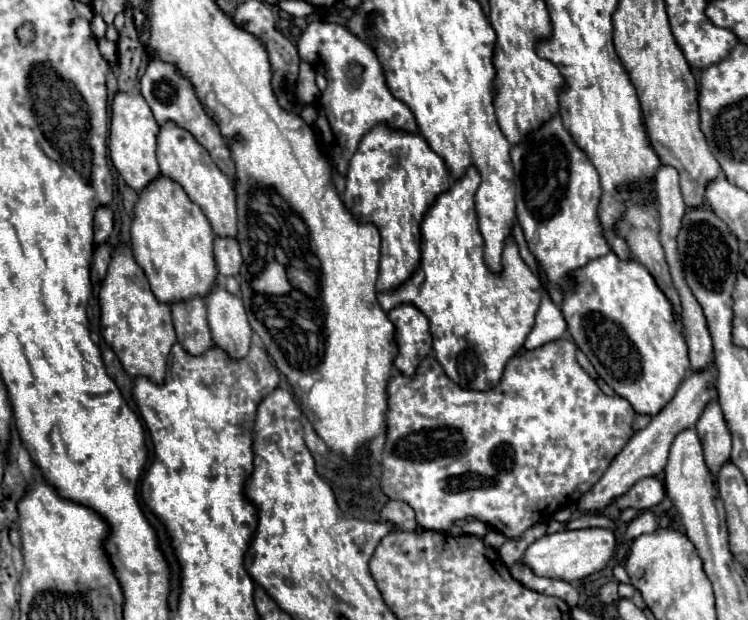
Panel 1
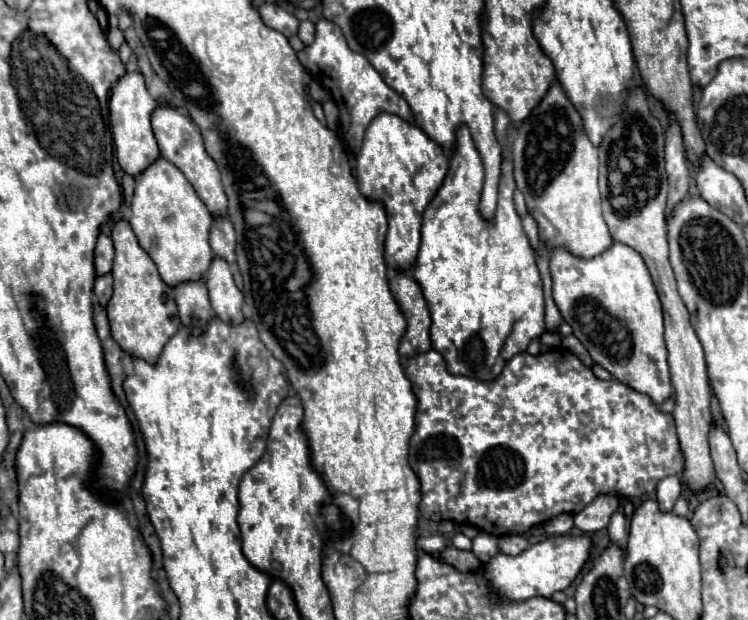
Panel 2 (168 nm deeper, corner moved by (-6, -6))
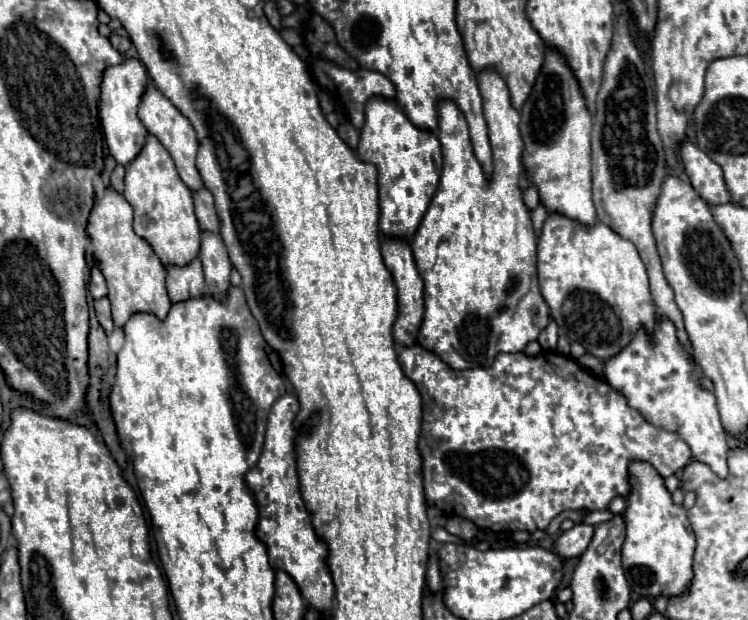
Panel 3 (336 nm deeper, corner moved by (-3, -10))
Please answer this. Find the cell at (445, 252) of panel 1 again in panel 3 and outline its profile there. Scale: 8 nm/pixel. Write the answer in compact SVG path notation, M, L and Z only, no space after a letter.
M485 70L481 74L477 74L477 80L479 80L479 90L481 90L481 96L483 96L483 110L485 110L485 120L489 131L489 141L491 147L493 147L493 164L495 164L495 170L492 172L491 184L487 182L485 174L483 174L483 168L479 166L475 154L473 154L473 148L471 148L471 140L469 140L469 128L467 128L467 122L463 118L463 114L459 112L459 108L453 104L453 102L441 102L439 104L439 132L437 132L437 138L441 142L441 148L443 148L443 172L441 172L441 182L439 182L439 188L421 220L421 226L419 230L415 232L413 240L411 240L411 248L413 248L413 256L415 264L423 282L425 282L425 316L423 316L423 324L421 324L421 332L417 336L417 344L421 344L423 348L431 350L433 354L437 354L443 362L447 362L453 370L469 370L469 368L479 368L479 366L489 366L497 352L523 352L523 348L537 340L539 332L541 332L541 324L539 320L549 320L549 308L547 304L543 302L543 296L539 294L539 282L537 279L536 269L536 251L537 251L537 238L535 238L535 232L533 232L533 226L531 226L531 216L529 216L529 210L525 208L523 204L523 198L521 198L521 190L517 186L519 182L519 174L521 174L521 150L523 150L523 140L521 140L521 134L519 134L519 112L511 106L511 100L509 100L509 90L505 86L505 82L499 78L497 72L493 70Z

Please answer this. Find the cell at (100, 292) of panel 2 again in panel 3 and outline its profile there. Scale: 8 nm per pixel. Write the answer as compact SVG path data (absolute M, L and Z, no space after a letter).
M107 296L95 300L95 314L97 314L97 320L99 320L99 324L103 326L103 330L105 330L107 334L111 334L111 330L113 330L113 320L111 320L111 310L109 310L109 298L107 298Z

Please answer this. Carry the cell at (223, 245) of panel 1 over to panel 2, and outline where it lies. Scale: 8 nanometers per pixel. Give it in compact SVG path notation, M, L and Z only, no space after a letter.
M214 216L212 228L210 228L210 246L214 254L218 254L220 258L226 258L228 262L236 260L236 254L234 254L236 236L228 216Z

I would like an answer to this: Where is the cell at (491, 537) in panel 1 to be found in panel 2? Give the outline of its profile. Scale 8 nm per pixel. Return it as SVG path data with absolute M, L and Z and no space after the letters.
M480 531L473 539L472 552L480 558L480 562L488 562L494 554L498 554L498 538Z

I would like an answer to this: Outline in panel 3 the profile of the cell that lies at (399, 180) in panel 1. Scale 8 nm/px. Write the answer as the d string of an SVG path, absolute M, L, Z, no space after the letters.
M371 98L365 106L365 126L361 130L357 156L361 162L373 164L379 172L379 228L383 236L411 240L419 228L419 218L423 218L439 186L443 154L437 136L413 126L395 100Z

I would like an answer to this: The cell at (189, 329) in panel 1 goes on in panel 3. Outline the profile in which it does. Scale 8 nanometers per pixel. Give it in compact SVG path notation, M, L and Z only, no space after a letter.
M199 260L179 268L167 268L167 292L171 302L185 302L187 298L203 298L205 294L205 280L203 268Z

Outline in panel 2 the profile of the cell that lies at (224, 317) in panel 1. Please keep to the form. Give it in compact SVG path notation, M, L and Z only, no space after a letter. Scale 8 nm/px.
M214 256L208 272L206 272L206 286L212 302L212 310L224 322L242 322L242 292L236 288L230 266L224 258Z

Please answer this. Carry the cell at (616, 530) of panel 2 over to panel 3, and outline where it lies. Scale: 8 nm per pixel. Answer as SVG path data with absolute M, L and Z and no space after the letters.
M409 346L399 354L399 364L403 368L403 374L417 386L421 400L423 400L423 426L421 426L421 438L419 438L419 454L421 454L421 468L423 468L423 484L425 484L425 498L429 506L439 508L441 512L449 516L461 516L471 520L479 530L487 528L491 532L505 532L505 530L545 530L549 522L559 516L565 510L607 510L609 502L617 496L629 498L631 494L631 476L629 476L629 464L631 462L649 462L655 466L657 474L661 478L669 478L683 470L691 462L691 448L679 434L663 430L643 418L643 414L629 406L627 398L619 394L617 390L611 390L607 382L599 376L589 374L583 370L571 356L563 356L559 352L541 352L539 356L525 356L523 352L517 354L499 354L493 362L493 366L487 368L471 368L471 370L453 370L447 366L437 354L431 354L423 346Z

